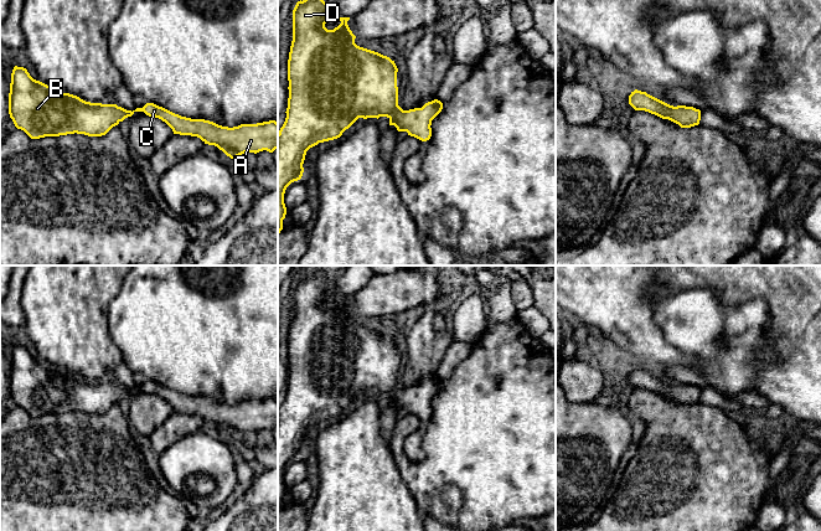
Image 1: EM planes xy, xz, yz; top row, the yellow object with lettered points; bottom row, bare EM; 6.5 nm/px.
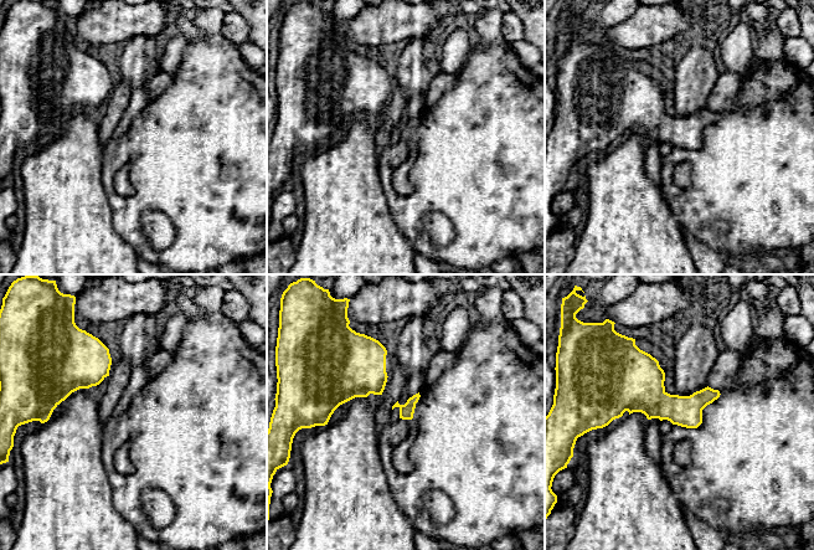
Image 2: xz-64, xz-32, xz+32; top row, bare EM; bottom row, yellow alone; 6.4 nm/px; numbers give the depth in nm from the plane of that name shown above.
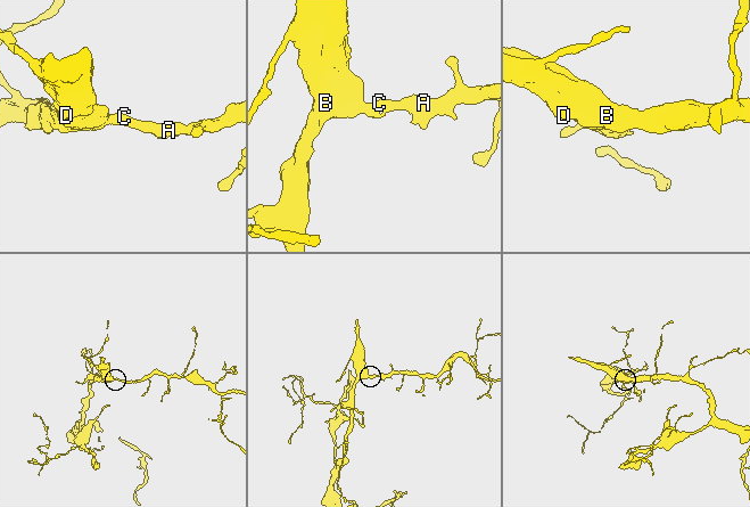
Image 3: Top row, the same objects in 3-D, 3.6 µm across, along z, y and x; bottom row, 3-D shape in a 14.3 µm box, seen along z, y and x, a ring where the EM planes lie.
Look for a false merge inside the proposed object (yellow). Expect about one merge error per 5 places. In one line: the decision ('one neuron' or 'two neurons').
one neuron

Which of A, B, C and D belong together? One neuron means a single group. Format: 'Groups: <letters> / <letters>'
Groups: A B C D

